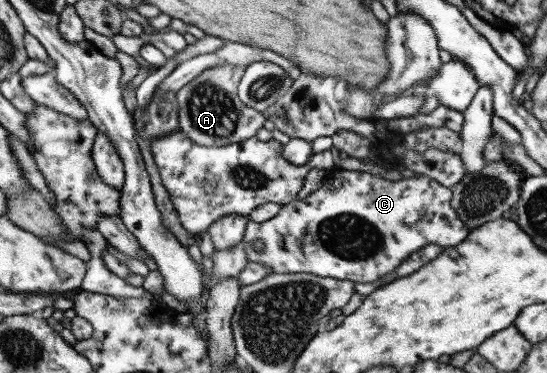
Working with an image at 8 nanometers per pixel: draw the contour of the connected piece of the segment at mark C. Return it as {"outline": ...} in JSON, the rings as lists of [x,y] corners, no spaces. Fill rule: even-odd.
{"outline":[[[334,167],[326,171],[323,185],[304,200],[292,201],[265,222],[247,223],[243,248],[249,261],[263,263],[273,273],[313,273],[315,276],[375,282],[395,269],[413,252],[427,244],[441,247],[457,246],[468,234],[465,223],[458,219],[452,206],[453,194],[449,187],[439,184],[427,175],[400,180],[387,180],[379,175],[359,170]],[[261,240],[263,248],[256,251],[255,242]]]}

